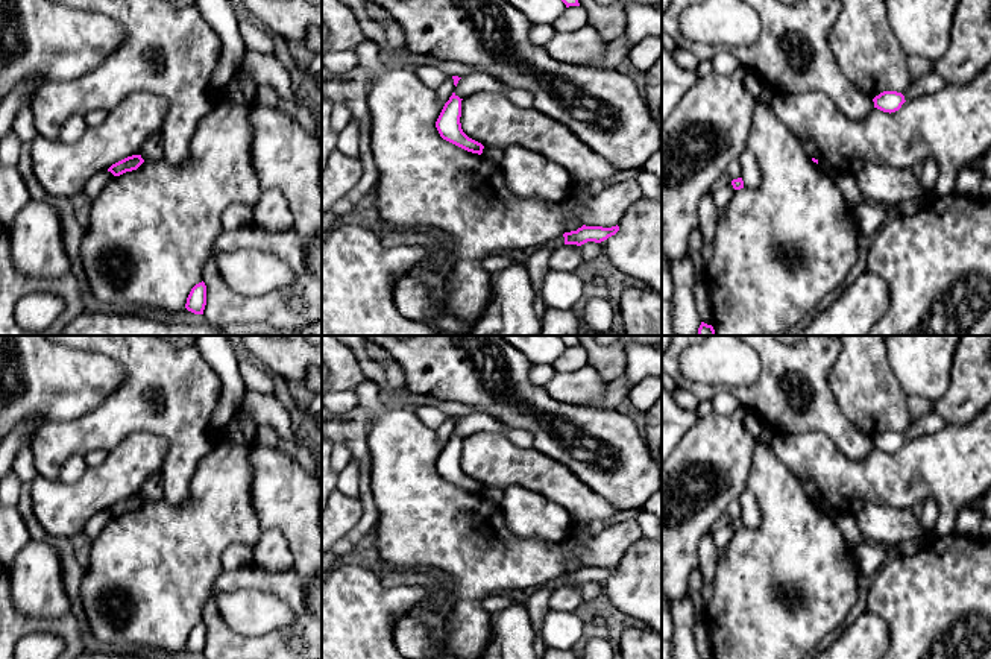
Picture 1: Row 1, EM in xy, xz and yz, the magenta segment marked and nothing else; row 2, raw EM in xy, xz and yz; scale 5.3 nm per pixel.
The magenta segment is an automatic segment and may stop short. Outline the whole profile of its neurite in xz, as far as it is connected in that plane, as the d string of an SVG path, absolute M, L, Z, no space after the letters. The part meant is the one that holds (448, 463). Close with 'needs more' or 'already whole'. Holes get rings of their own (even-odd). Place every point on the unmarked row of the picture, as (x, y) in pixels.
M455 433L445 443L437 462L436 468L440 477L467 492L483 493L484 486L472 478L469 478L460 463L461 457L461 440Z; already whole

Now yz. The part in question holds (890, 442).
M883 431L879 436L876 436L873 442L874 442L874 448L891 454L898 451L906 440L901 433Z; already whole

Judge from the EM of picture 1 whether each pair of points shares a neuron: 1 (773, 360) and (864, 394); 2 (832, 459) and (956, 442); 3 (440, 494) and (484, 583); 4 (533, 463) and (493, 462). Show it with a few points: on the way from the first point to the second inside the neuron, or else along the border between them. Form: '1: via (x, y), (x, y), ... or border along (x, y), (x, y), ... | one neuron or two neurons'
1: border along (839, 351), (829, 372), (829, 387), (843, 413) | two neurons
2: via (862, 471), (917, 471), (926, 466) | one neuron
3: via (440, 517), (480, 561) | one neuron
4: via (524, 463), (503, 463) | one neuron

